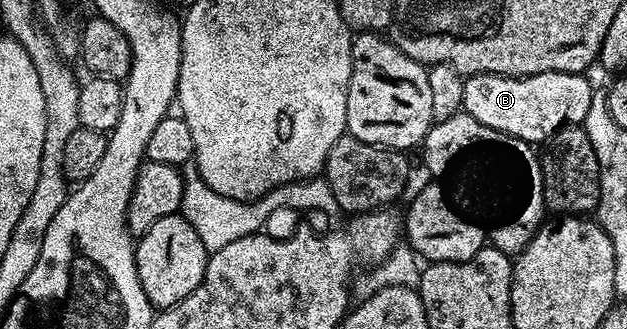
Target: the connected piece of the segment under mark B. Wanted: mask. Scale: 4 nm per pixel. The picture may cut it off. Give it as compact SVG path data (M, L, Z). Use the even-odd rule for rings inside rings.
M482 72L464 79L465 98L463 111L469 113L481 126L501 130L513 138L521 138L532 146L539 146L542 140L550 141L559 131L568 126L582 125L589 111L593 84L587 81L586 75L577 72L546 72L532 76L498 76Z

